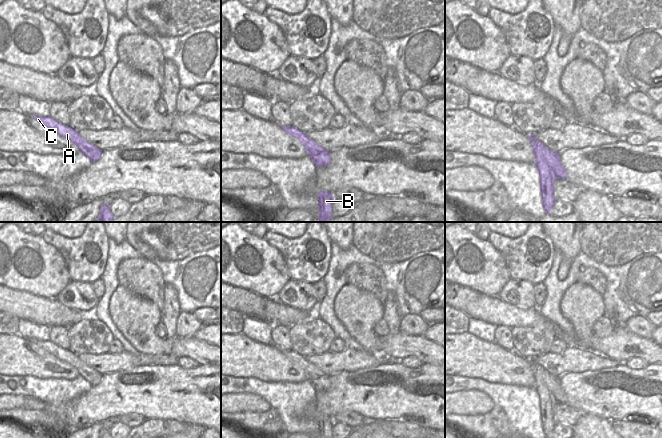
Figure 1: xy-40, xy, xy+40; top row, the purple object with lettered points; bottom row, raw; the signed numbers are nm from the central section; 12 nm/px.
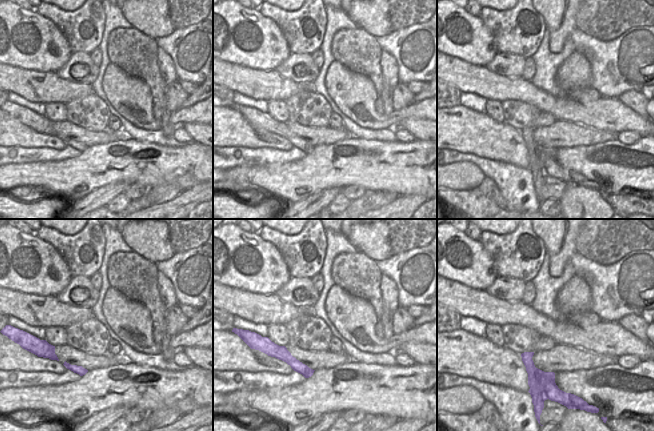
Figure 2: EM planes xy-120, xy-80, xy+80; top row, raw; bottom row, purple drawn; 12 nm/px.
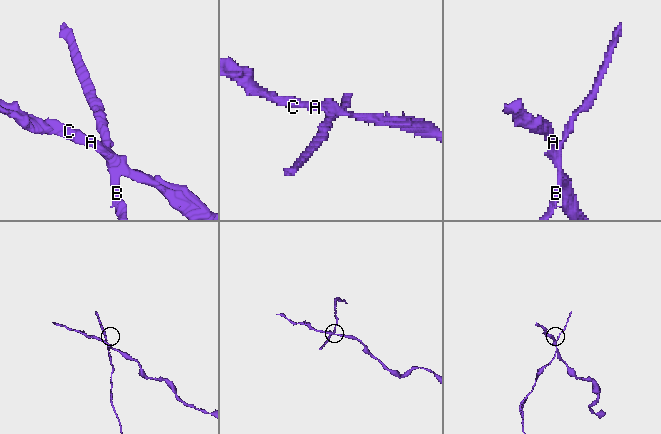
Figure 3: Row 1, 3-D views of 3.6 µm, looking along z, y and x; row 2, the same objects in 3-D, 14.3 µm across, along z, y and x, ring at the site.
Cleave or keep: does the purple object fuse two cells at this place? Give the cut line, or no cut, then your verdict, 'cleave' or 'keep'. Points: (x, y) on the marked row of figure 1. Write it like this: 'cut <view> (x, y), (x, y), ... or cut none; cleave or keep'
cut xy+40 (540, 155), (544, 158), (555, 177); cleave

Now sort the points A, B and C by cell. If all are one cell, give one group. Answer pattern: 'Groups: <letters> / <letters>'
Groups: A C / B

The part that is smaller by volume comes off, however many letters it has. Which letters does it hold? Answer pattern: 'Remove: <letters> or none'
Remove: B

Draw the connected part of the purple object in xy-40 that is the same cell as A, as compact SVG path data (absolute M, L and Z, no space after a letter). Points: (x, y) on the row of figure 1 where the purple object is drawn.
M28 115L28 116L33 116L37 122L51 129L59 136L73 142L79 148L79 151L85 154L91 160L91 163L94 163L100 159L102 155L102 150L84 140L78 131L72 129L68 125L63 125L57 122L51 116L49 117L35 116L35 115Z

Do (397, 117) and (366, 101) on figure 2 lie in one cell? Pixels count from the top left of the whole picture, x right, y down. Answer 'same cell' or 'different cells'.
same cell

